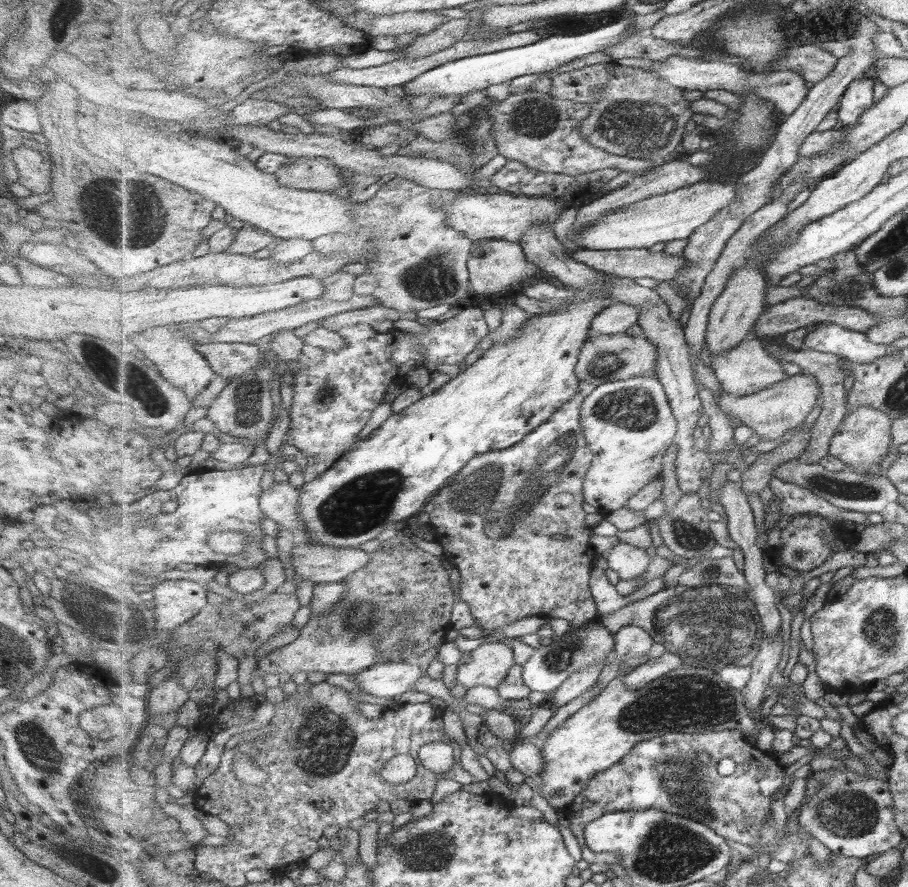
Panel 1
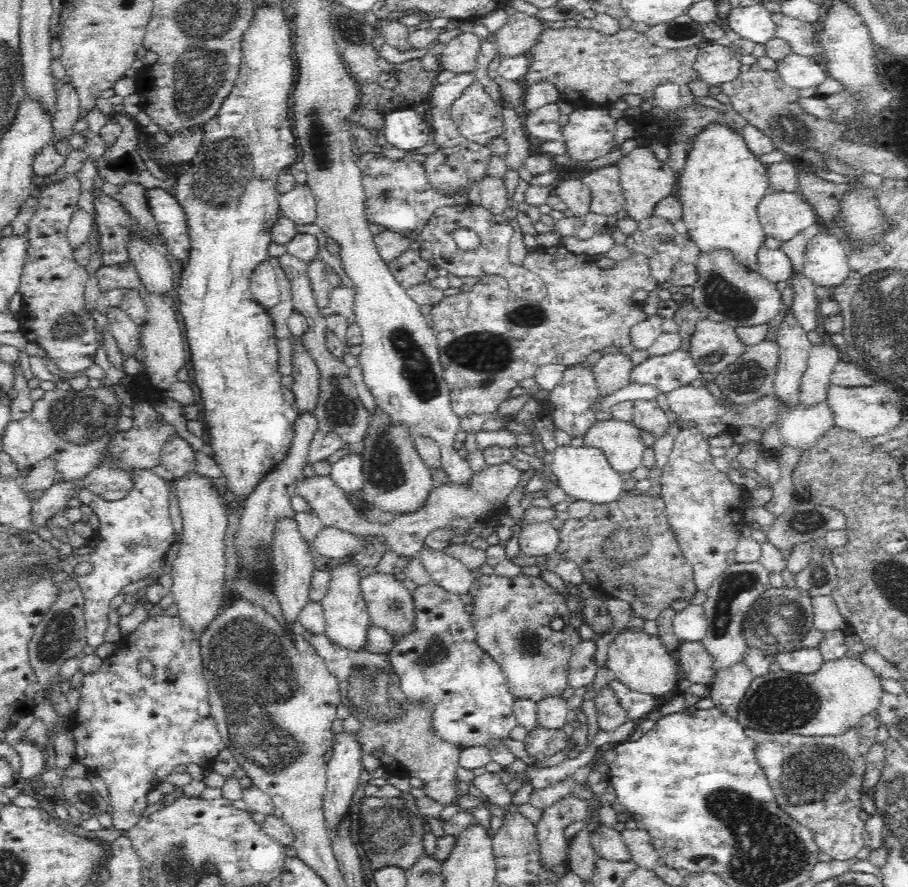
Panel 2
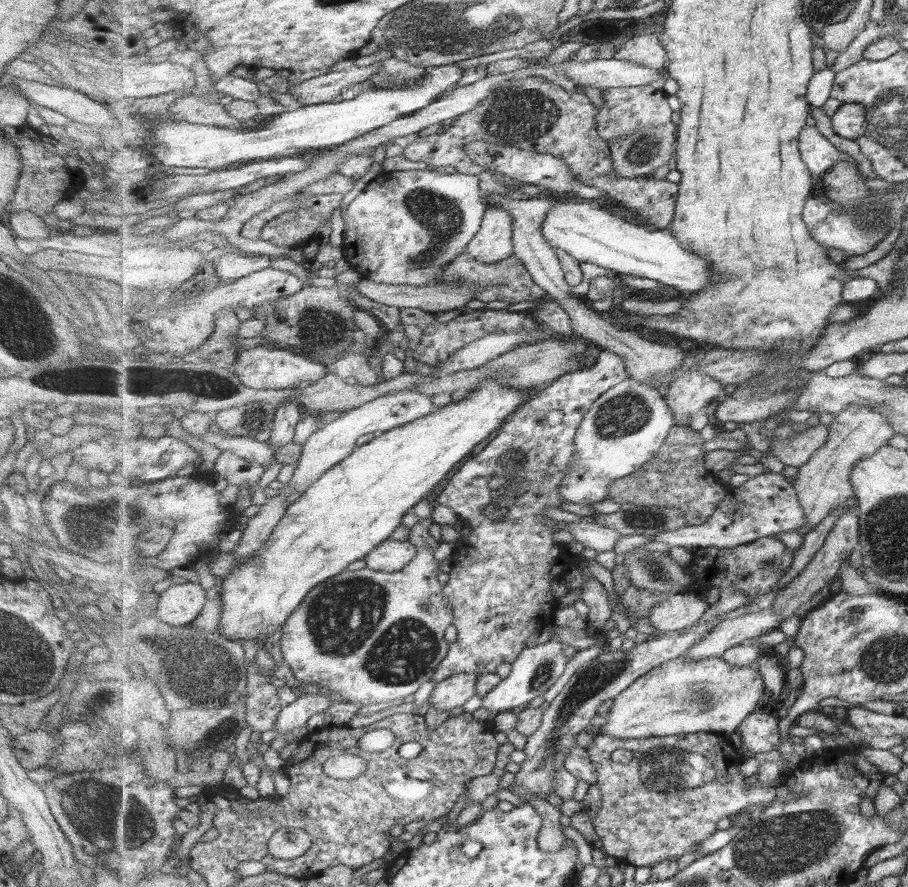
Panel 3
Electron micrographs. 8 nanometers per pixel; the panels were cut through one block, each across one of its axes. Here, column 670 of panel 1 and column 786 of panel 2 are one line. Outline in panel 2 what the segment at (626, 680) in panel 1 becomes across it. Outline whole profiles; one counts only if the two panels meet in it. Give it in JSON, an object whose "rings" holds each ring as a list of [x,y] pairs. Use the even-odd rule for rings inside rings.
{"rings":[[[798,647],[795,651],[778,652],[773,655],[773,660],[774,668],[794,674],[812,674],[824,663],[817,648],[804,650]]]}

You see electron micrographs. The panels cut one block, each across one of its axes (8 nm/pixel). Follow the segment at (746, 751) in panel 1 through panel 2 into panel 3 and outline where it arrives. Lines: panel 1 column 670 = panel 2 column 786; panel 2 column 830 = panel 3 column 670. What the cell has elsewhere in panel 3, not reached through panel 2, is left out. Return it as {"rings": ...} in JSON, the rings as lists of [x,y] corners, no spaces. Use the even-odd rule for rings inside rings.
{"rings":[[[702,732],[695,734],[685,734],[679,736],[654,736],[649,738],[615,738],[611,735],[606,734],[595,734],[593,744],[587,752],[590,755],[590,760],[594,764],[597,772],[597,783],[596,785],[601,792],[601,808],[599,809],[596,817],[593,819],[594,827],[596,828],[597,835],[601,838],[601,846],[603,850],[613,857],[621,860],[623,865],[629,864],[636,866],[655,866],[667,858],[677,858],[696,850],[696,846],[699,843],[703,843],[705,839],[709,839],[712,835],[715,835],[717,831],[717,824],[721,818],[728,816],[735,816],[735,814],[741,814],[744,810],[751,805],[765,805],[769,806],[773,802],[777,794],[778,780],[772,784],[765,784],[760,779],[753,784],[745,784],[745,776],[741,774],[739,766],[743,764],[746,759],[742,753],[738,752],[738,749],[733,747],[729,737],[719,733]],[[619,748],[625,748],[630,750],[633,754],[633,758],[627,764],[615,763],[609,759],[609,754],[619,750]]]}

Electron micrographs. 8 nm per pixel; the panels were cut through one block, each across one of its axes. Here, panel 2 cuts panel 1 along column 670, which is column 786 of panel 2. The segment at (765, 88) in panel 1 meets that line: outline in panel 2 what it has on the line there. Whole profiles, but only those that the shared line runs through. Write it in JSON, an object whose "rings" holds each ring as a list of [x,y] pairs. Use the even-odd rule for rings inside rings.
{"rings":[[[794,53],[778,61],[776,71],[788,85],[798,89],[812,86],[818,88],[829,78],[827,68],[822,62]]]}

